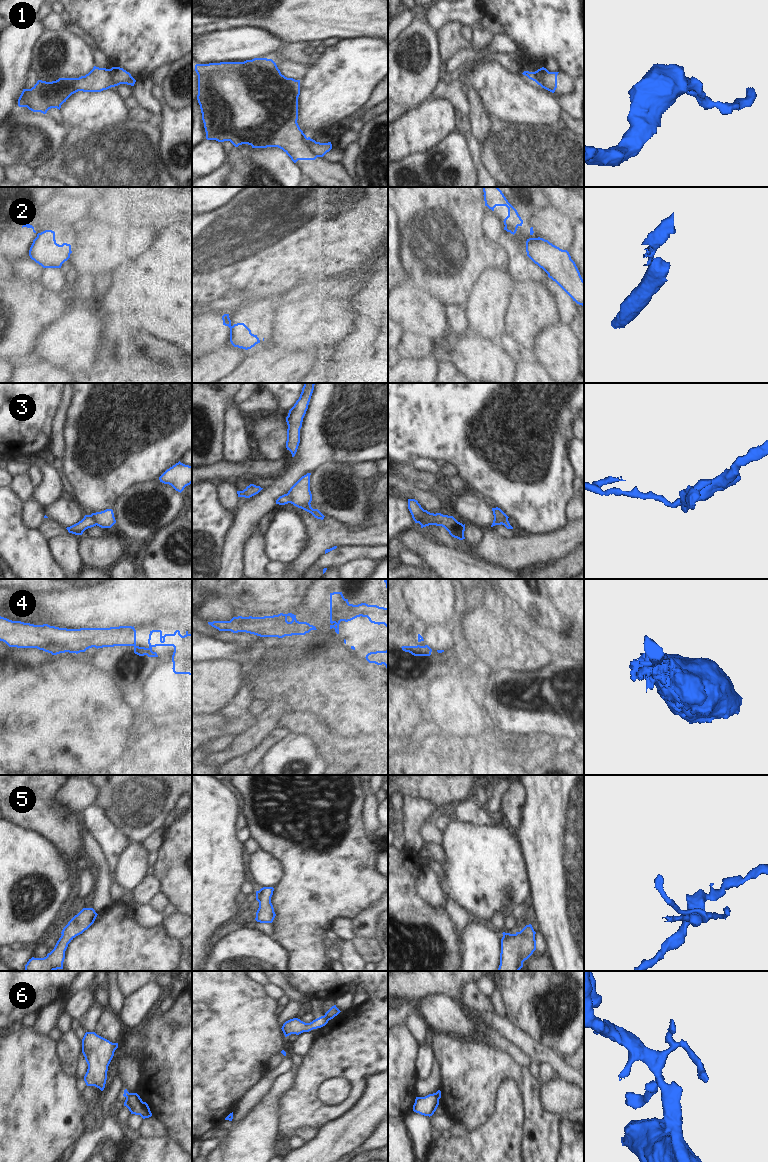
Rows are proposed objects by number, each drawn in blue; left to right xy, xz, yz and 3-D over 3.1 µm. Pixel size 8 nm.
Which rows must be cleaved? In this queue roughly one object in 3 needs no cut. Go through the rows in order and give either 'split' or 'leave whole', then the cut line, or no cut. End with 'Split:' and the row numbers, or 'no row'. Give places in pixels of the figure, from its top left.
1: split; cut xz (306, 138), (308, 148), (317, 156)
2: split; cut xz (231, 326), (230, 329)
3: split; cut xy (90, 515), (96, 524)
4: leave whole; cut none
5: leave whole; cut none
6: split; cut xz (324, 1015), (328, 1020)
Split: 1, 2, 3, 6

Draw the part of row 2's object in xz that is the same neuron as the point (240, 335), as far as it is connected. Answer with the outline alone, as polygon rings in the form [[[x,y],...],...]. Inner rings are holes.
[[[237,323],[231,326],[230,342],[234,347],[248,350],[260,343],[260,340],[244,323]]]

